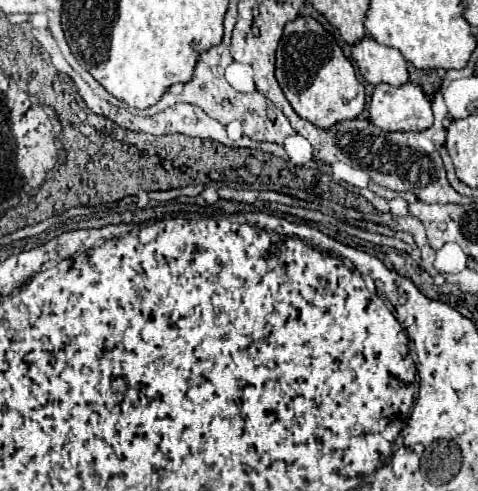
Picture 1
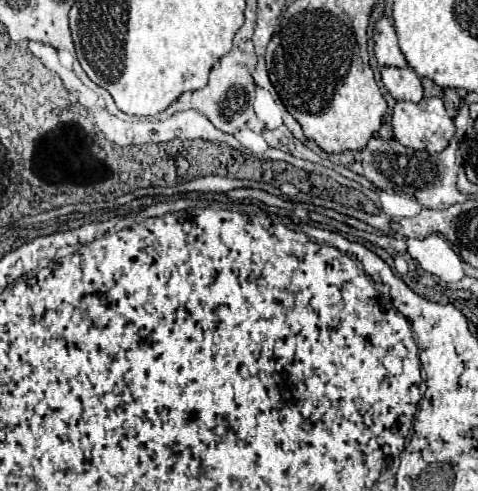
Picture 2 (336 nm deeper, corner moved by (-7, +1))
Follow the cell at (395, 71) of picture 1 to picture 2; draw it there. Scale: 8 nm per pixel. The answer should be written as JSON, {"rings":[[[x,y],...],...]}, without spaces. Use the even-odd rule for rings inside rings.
{"rings":[[[383,67],[381,79],[385,89],[397,99],[397,101],[421,101],[423,99],[423,87],[421,79],[411,67]]]}

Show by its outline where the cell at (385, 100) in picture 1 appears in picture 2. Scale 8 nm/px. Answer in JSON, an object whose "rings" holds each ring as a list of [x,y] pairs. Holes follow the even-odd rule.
{"rings":[[[431,97],[431,99],[421,99],[419,103],[413,101],[397,101],[395,109],[393,109],[393,133],[395,139],[399,143],[403,143],[405,147],[411,149],[425,149],[429,153],[439,153],[447,147],[447,143],[451,141],[453,133],[455,133],[455,125],[453,119],[447,115],[443,101],[439,97]]]}

